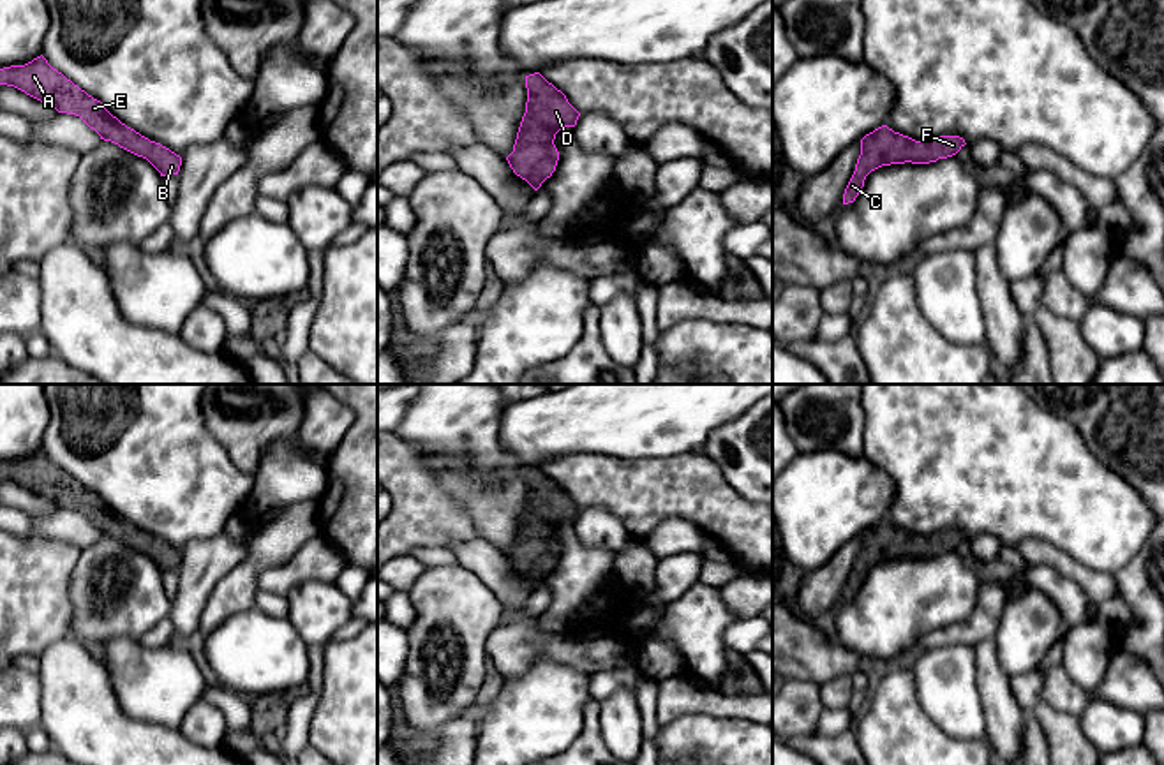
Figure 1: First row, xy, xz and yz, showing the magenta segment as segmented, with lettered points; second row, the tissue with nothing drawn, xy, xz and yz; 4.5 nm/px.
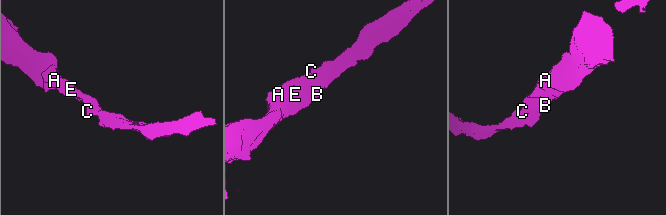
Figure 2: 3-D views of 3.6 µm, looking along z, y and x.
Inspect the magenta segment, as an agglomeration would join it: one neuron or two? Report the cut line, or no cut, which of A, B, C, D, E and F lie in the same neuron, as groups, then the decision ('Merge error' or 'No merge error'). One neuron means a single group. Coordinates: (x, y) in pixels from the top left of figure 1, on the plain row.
No split. Groups: A B C D E F. No merge error

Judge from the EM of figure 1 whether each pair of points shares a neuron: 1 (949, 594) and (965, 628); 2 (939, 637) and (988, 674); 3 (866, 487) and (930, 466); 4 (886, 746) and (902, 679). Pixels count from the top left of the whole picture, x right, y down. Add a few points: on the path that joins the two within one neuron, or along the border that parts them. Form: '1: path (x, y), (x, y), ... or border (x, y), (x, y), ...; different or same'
1: border (981, 584), (976, 605), (963, 619), (923, 637); different
2: border (992, 638), (974, 646); different
3: border (865, 455), (893, 485), (893, 499), (886, 519); different
4: path (893, 730), (896, 695); same

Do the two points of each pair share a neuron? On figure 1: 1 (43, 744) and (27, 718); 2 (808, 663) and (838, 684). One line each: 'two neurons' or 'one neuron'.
1: two neurons
2: one neuron

